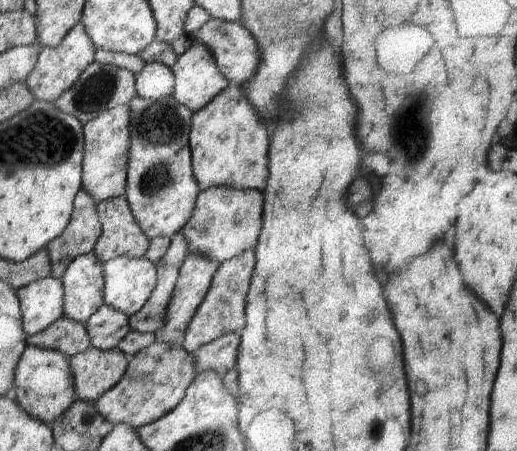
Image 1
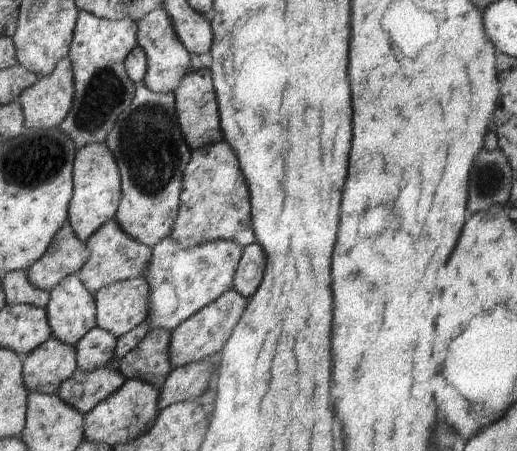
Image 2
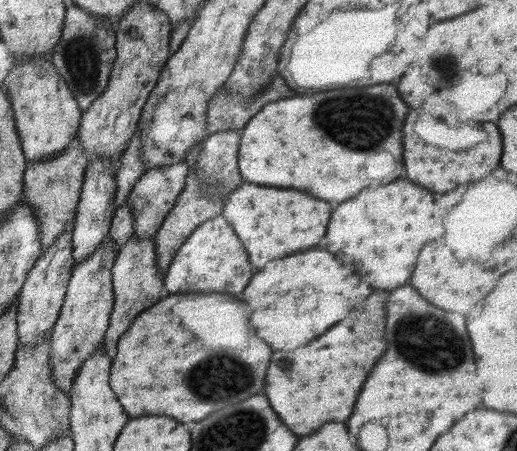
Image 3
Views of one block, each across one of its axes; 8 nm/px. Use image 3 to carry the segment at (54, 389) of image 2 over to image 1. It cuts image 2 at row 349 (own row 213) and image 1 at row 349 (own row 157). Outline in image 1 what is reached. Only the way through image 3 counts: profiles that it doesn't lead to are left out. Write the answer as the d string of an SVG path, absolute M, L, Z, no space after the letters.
M63 316L47 330L28 337L28 344L58 350L70 358L87 352L91 347L91 337L85 324Z

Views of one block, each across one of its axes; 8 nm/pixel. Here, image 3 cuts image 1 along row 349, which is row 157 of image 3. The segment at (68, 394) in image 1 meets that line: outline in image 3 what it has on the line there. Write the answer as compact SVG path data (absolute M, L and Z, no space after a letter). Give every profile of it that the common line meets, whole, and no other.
M52 55L13 65L13 70L9 72L9 78L5 80L5 84L9 86L27 164L51 159L61 151L65 151L71 145L71 141L78 136L84 112L78 100L75 100L74 92L67 84L67 79L55 67Z

